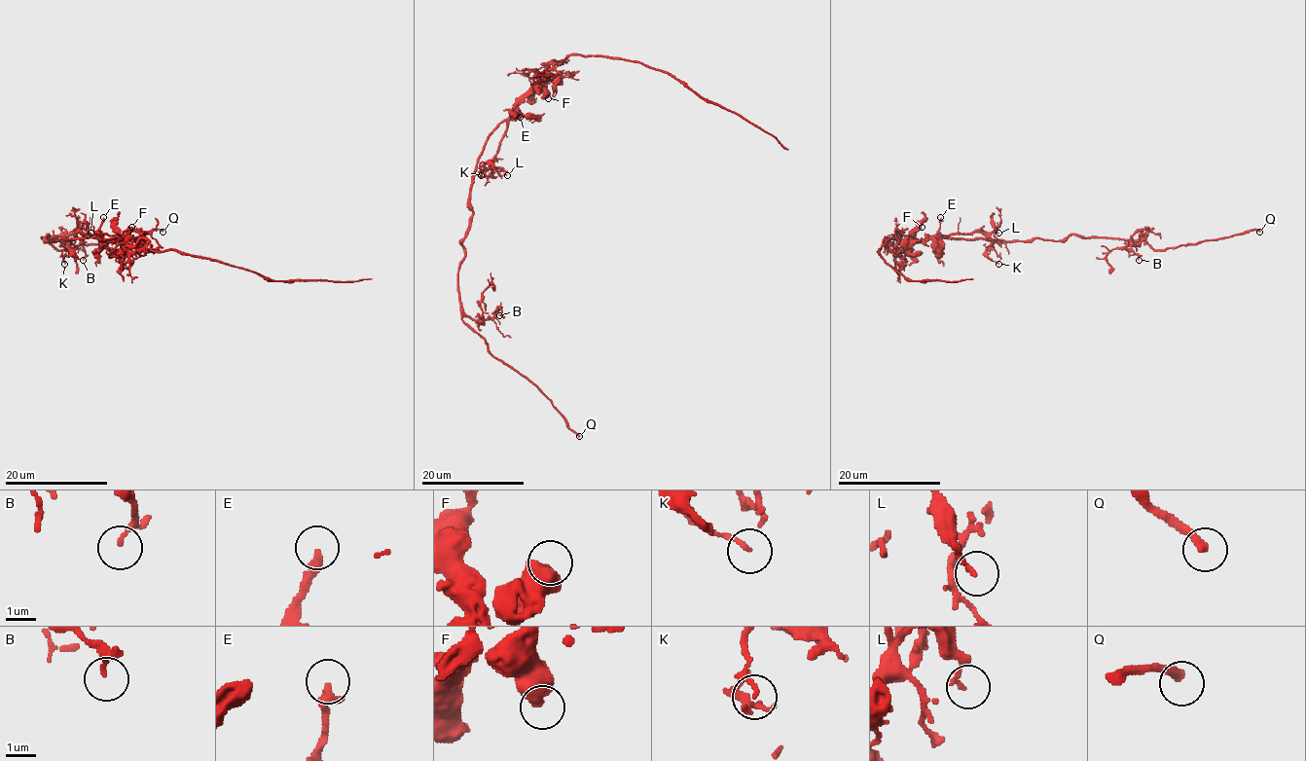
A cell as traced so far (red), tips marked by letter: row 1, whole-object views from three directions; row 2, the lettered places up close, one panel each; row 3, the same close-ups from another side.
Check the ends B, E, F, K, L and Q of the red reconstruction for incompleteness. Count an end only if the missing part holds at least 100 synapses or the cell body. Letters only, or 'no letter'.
Q

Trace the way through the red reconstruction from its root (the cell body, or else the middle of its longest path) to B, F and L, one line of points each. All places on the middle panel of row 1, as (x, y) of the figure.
B: (490, 134), (471, 187), (458, 299), (475, 319), (489, 319), (499, 308), (499, 315)
F: (490, 134), (534, 90), (539, 89), (548, 98)
L: (490, 134), (506, 123), (506, 134), (491, 168), (494, 171), (500, 167), (507, 175)

